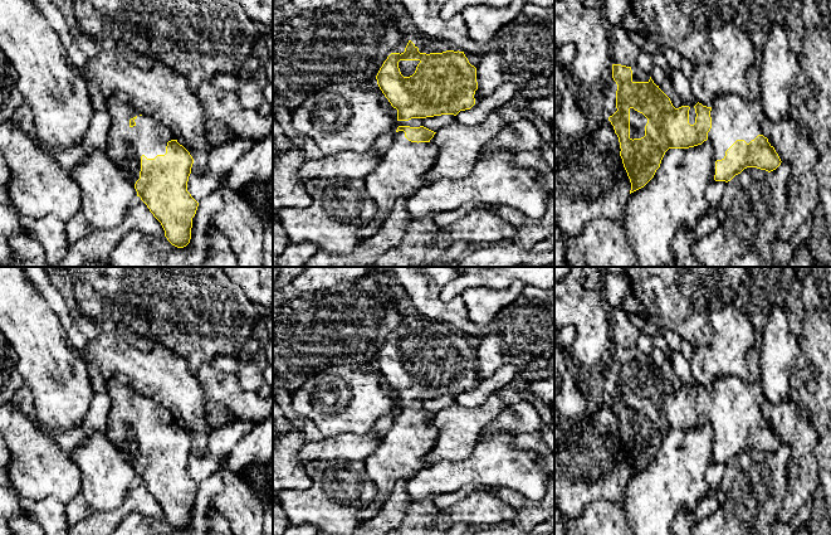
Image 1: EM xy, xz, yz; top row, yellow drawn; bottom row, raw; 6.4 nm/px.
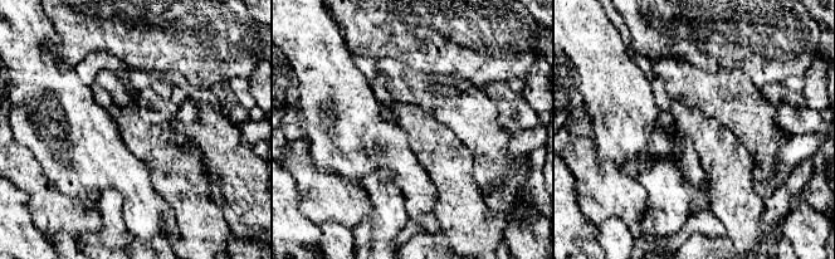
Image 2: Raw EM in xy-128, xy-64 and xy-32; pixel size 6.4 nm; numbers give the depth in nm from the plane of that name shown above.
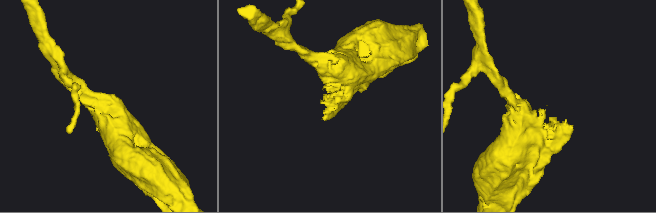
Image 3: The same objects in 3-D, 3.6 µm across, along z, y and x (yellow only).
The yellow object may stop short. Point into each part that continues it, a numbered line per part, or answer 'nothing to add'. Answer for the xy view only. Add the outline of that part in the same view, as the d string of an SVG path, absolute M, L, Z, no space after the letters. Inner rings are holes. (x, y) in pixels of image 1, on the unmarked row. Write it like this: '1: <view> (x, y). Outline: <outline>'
1: xy (126, 427). Outline: M124 375L108 379L106 393L112 400L106 436L135 467L140 461L141 438L165 437L167 424L176 419L158 402L135 390Z

